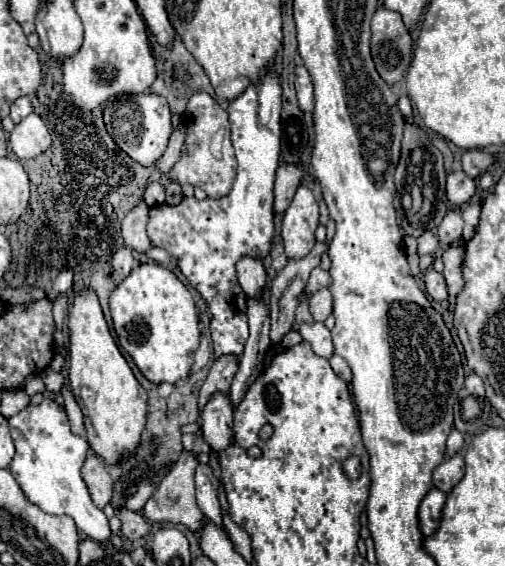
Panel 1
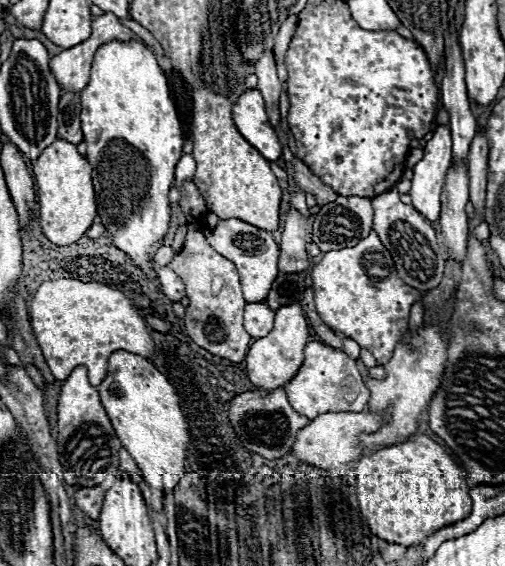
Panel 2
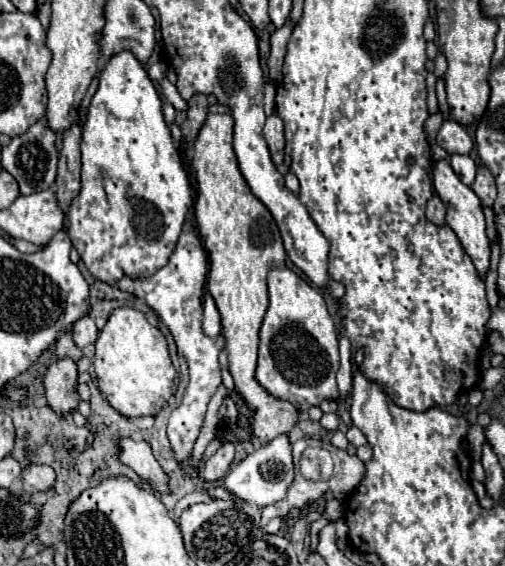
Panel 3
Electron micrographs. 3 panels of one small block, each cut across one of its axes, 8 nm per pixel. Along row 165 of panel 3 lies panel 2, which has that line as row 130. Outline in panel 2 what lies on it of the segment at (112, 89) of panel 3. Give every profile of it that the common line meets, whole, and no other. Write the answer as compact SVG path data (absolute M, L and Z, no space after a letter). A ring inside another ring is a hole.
M140 40L132 42L108 42L94 54L92 76L88 86L82 90L82 132L88 146L86 160L92 164L96 210L102 226L106 228L112 244L122 250L150 280L154 278L152 260L156 246L168 232L172 216L168 192L174 182L174 166L182 156L184 134L168 92L168 80L156 62L156 56ZM136 148L140 154L132 154Z

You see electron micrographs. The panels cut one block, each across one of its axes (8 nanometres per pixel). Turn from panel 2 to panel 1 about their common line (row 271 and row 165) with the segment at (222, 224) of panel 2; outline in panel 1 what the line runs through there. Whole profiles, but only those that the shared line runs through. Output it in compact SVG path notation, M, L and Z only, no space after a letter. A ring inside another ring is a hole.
M270 70L266 78L258 86L250 86L242 96L238 96L228 106L228 118L230 118L230 130L232 130L232 146L236 150L238 160L238 172L232 184L232 190L216 200L194 200L194 198L182 198L180 204L170 206L166 202L156 204L148 212L148 224L146 232L152 242L152 246L158 246L166 250L172 258L176 258L178 270L188 278L190 286L194 286L204 302L208 304L208 310L212 314L210 318L210 332L214 342L214 358L220 356L234 356L236 360L242 358L246 340L248 340L248 300L240 290L240 284L236 280L236 262L244 256L264 260L270 254L272 238L274 238L274 174L280 160L280 106L282 106L282 88L280 80Z

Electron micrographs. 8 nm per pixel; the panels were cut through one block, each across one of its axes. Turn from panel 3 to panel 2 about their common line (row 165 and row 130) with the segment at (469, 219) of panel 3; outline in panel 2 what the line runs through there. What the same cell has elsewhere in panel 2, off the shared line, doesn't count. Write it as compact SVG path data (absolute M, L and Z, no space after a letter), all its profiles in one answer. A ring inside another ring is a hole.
M438 126L432 140L424 148L424 158L414 166L412 178L412 206L430 222L440 216L440 192L444 186L446 170L452 164L450 128Z

